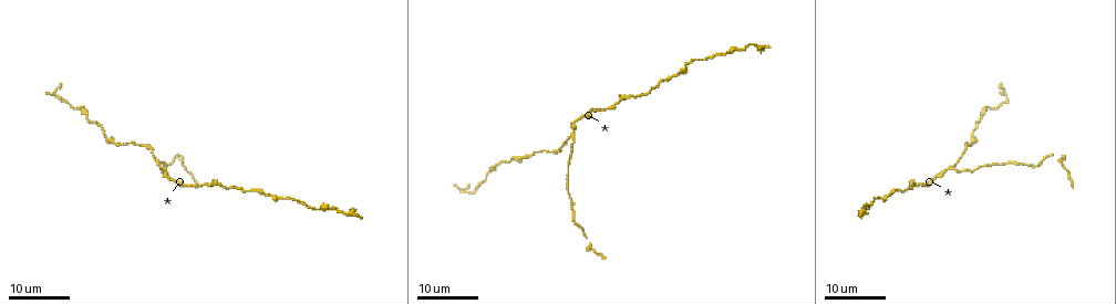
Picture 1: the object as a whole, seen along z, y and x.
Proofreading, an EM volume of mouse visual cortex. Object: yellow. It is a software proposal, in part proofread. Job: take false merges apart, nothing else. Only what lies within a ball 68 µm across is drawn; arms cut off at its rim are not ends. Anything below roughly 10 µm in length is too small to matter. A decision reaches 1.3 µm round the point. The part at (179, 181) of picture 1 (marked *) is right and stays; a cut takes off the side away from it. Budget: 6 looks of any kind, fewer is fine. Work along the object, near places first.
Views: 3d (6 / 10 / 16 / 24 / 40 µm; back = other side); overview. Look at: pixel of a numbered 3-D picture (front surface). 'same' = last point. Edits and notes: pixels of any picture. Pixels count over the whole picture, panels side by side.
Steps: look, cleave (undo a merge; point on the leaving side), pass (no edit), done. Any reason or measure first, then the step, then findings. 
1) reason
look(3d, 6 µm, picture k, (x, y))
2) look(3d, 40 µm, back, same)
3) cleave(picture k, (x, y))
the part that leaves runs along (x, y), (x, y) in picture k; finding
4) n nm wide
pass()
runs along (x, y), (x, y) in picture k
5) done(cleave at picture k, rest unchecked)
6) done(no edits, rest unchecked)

calibre changes
look(3d, 24 µm, picture 1, (105, 136))

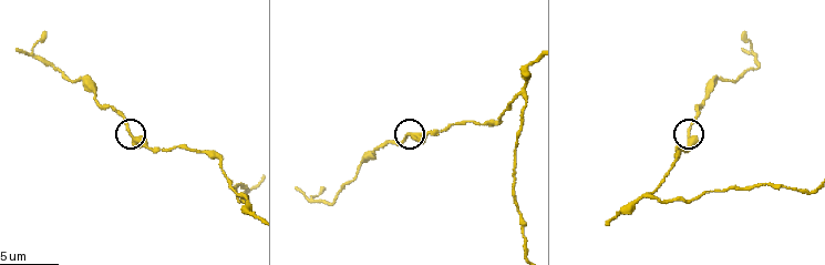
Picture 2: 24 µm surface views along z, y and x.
zoom in
look(3d, 10 µm, picture 2, (688, 135))

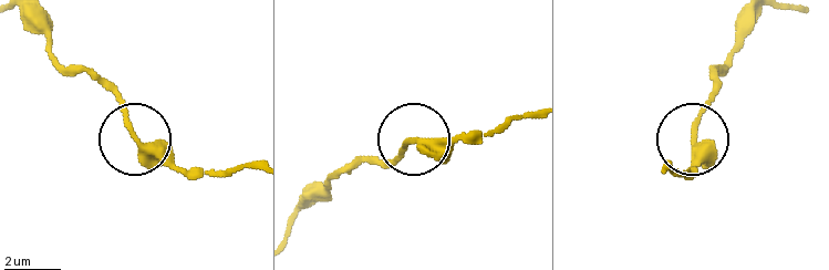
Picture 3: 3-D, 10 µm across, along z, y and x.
pass()
runs along (529, 115), (451, 136), (417, 136), (375, 163) in picture 3; all the same neuron

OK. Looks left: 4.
three arms meet
look(3d, 6 µm, picture 2, (649, 196))

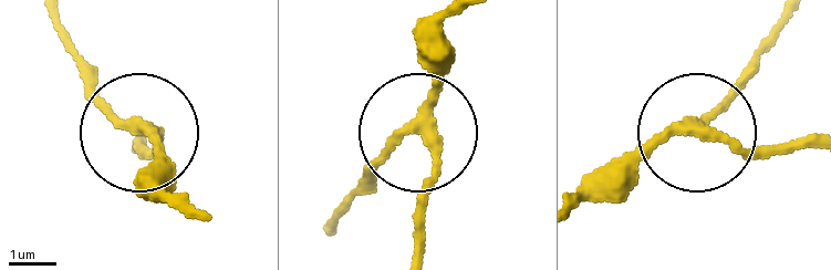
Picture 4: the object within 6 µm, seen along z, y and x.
look(3d, 6 µm, back, picture 4, (419, 126))

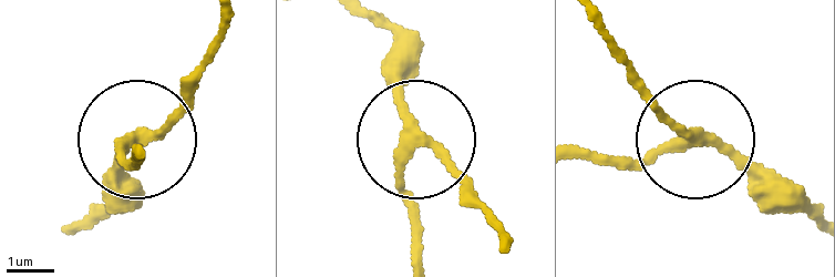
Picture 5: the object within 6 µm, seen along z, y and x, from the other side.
3 arms
pass()
runs along (384, 22), (413, 130), (401, 177), (409, 245) in picture 5; one neuron here

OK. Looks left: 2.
a narrow waist
look(3d, 10 µm, picture 2, (793, 189))

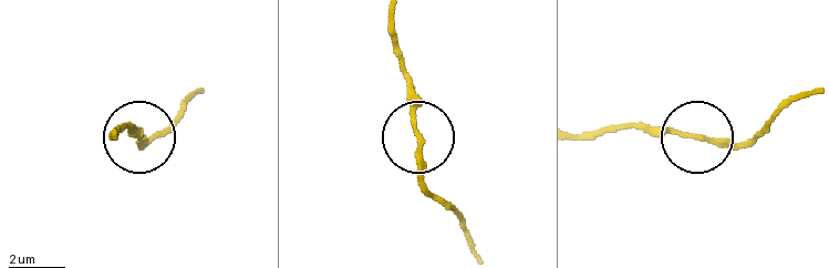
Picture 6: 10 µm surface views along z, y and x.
pass()
one neuron here

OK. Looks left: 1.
done(no edits, rest unchecked)

